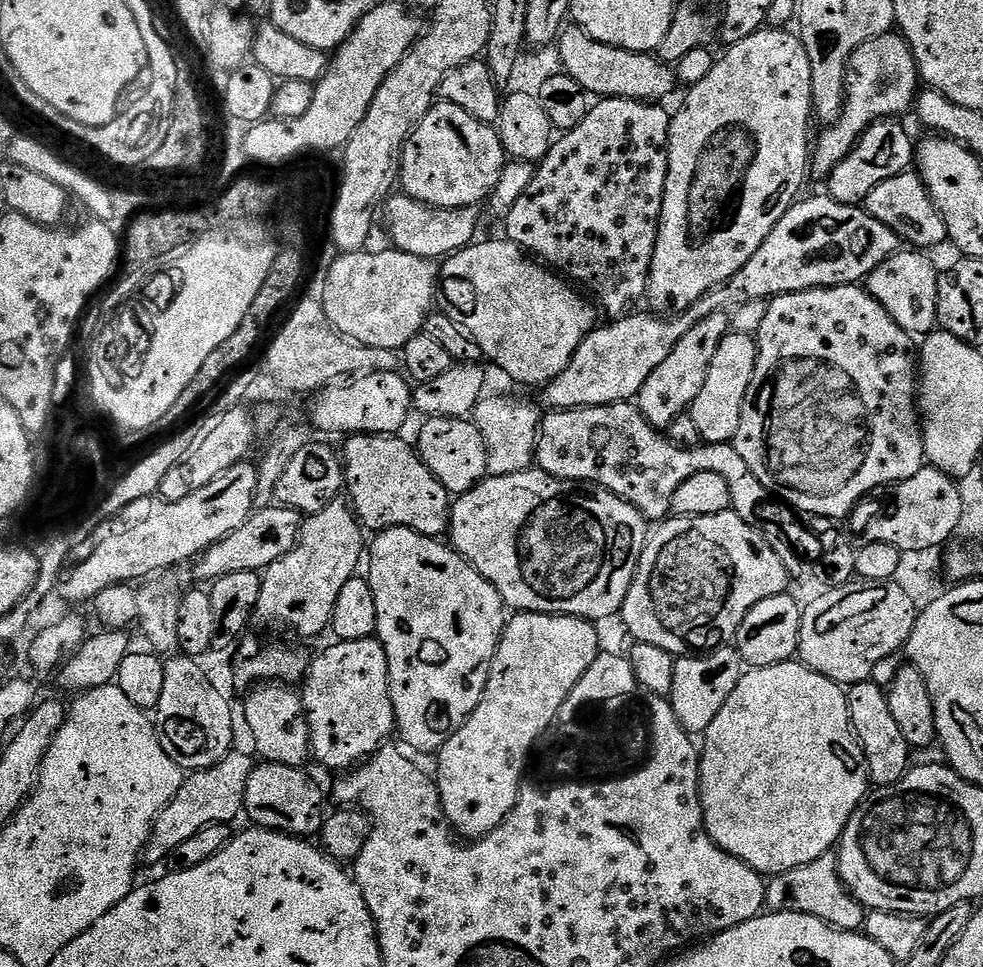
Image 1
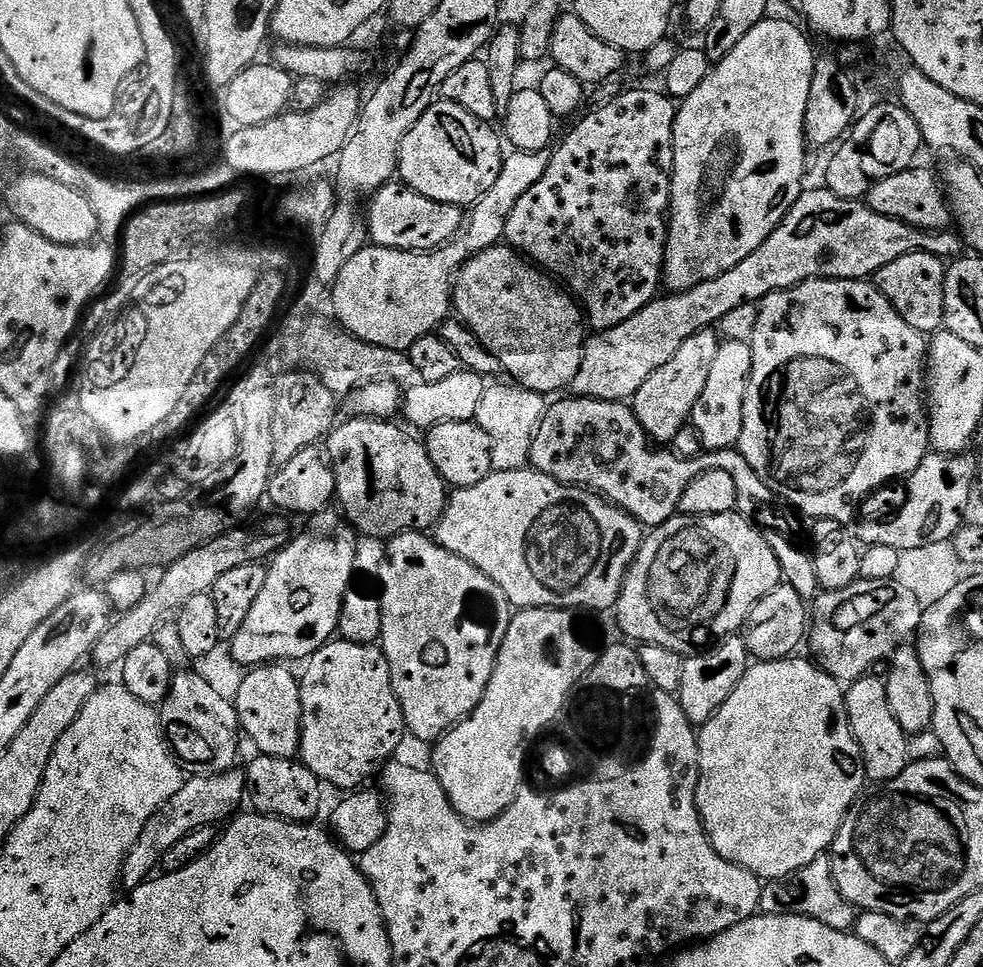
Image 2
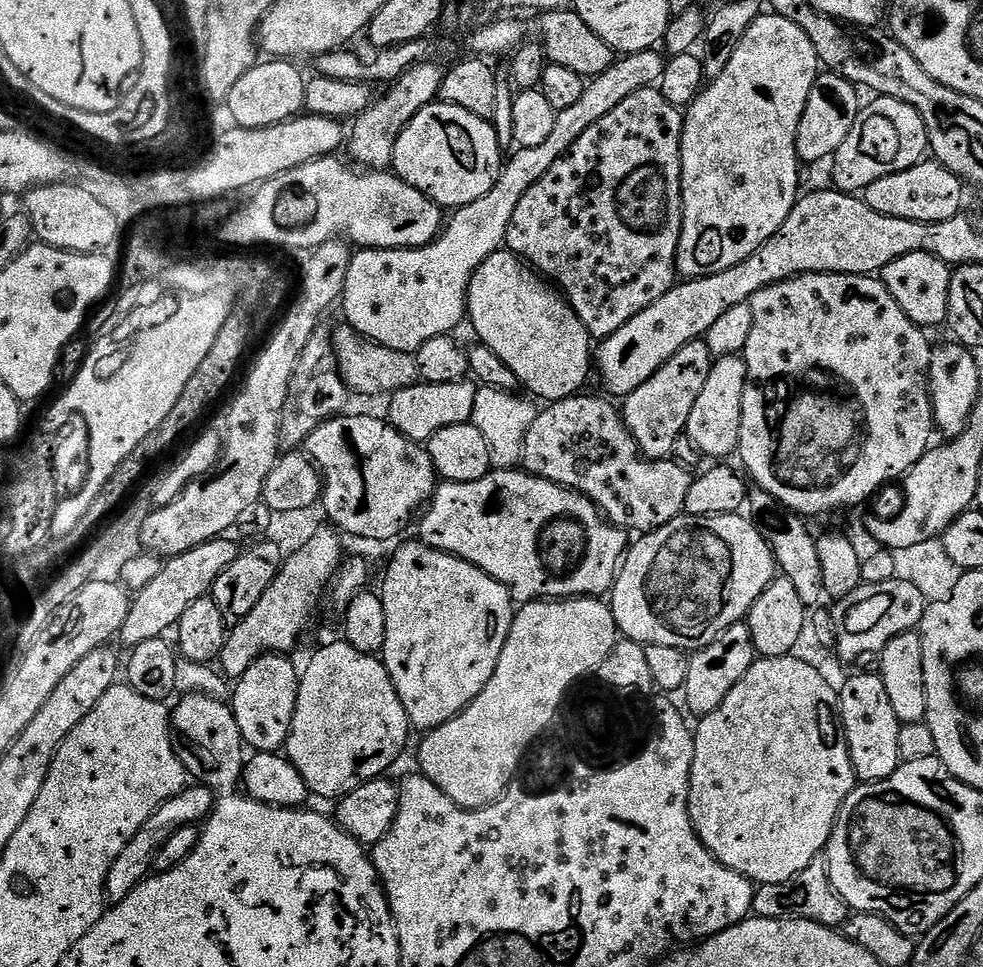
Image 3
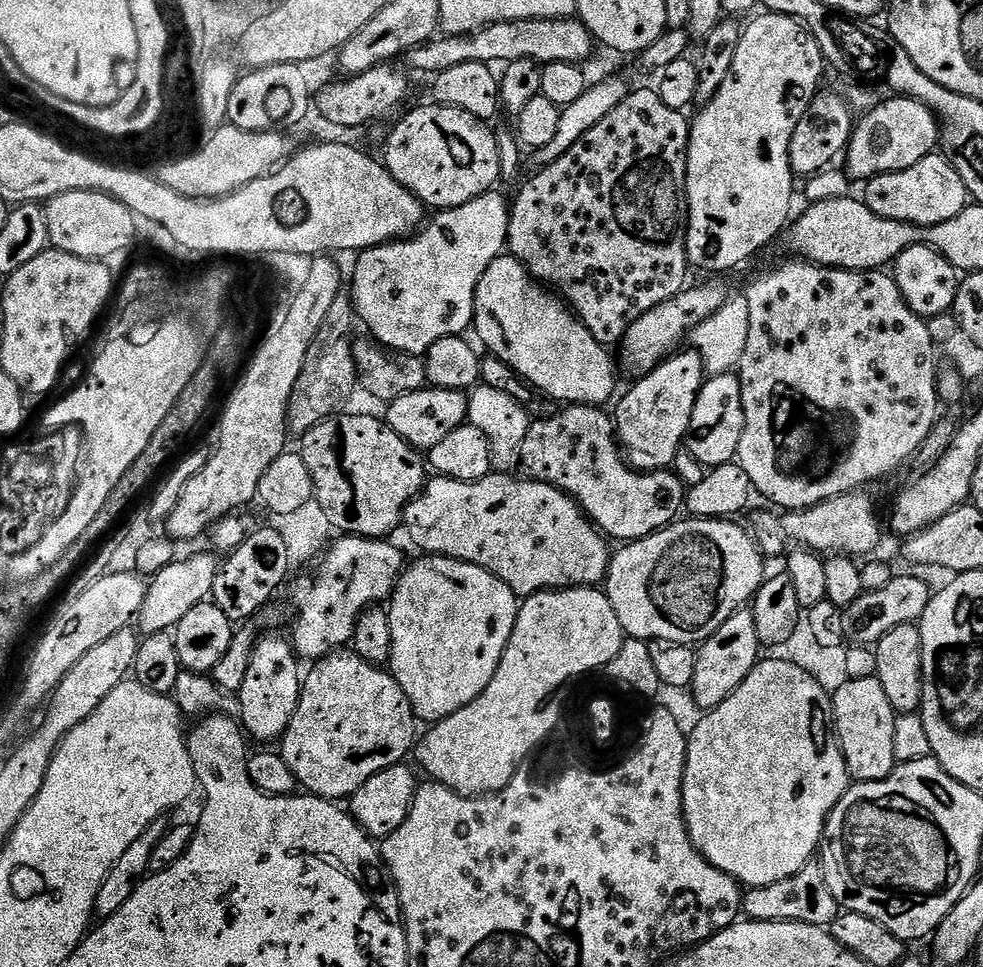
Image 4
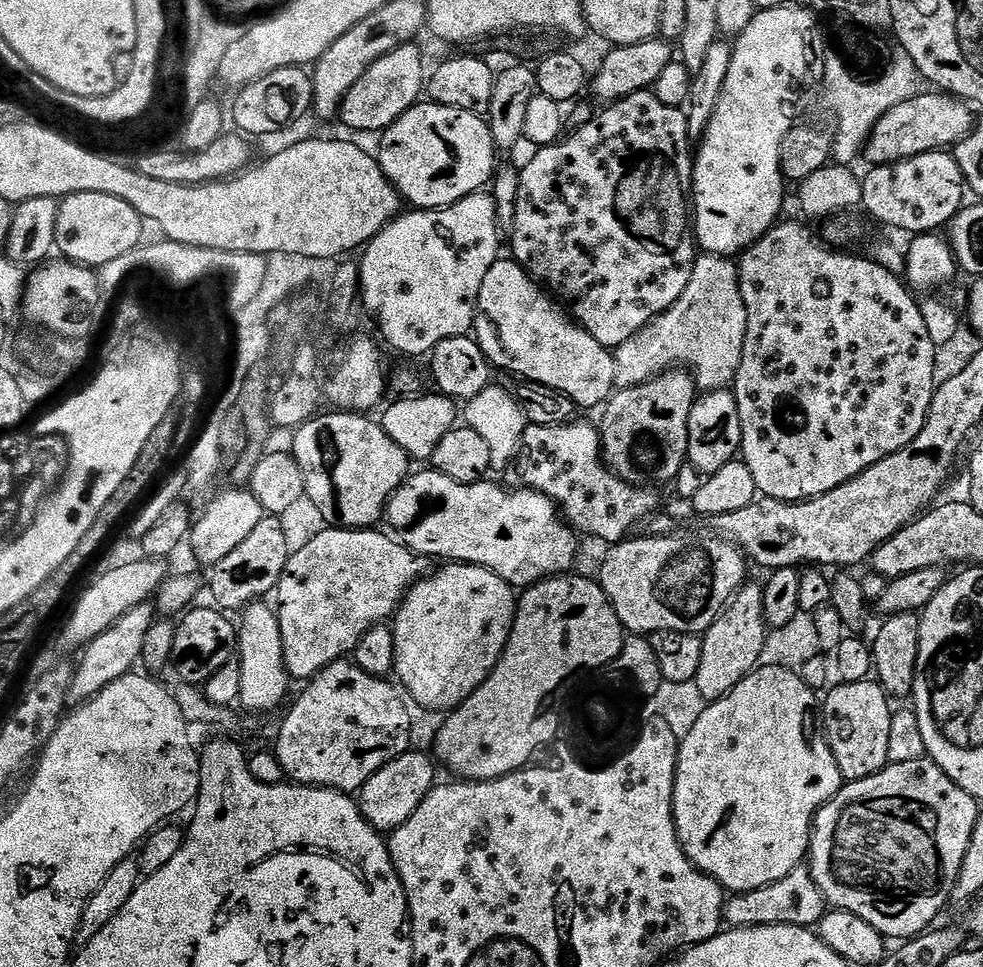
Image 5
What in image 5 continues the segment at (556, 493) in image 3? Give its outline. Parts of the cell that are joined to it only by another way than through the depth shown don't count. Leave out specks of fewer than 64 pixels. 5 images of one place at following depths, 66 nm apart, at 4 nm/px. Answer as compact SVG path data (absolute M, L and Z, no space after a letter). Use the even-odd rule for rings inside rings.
M427 471L417 476L416 473L409 475L404 485L388 501L386 509L387 527L411 552L429 558L437 556L440 562L477 564L498 574L498 578L516 590L527 590L541 580L563 576L575 569L572 567L576 564L576 551L581 541L572 525L560 515L556 503L546 494L521 487L517 487L516 492L507 492L496 484L488 484L487 479L479 480L477 484L459 484L454 482L454 478L446 478L446 474Z

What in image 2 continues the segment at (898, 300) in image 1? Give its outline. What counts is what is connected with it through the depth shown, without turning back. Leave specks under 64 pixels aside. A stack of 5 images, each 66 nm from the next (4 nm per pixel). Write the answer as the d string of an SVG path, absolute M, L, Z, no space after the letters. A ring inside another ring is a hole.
M911 252L890 266L882 266L874 277L874 283L886 299L898 310L914 330L935 334L944 328L944 273L946 264L941 257L925 252Z

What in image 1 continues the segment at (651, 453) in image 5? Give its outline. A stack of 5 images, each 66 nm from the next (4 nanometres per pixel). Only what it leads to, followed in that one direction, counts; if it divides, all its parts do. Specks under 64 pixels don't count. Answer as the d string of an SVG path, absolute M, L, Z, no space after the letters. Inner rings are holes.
M727 311L710 314L710 318L702 318L698 326L690 326L686 334L682 334L682 342L670 350L666 362L646 378L646 386L642 386L638 397L638 407L646 422L661 430L668 430L673 422L691 409L694 398L702 394L702 386L706 382L706 374L710 370L710 362L714 362L714 354L718 346L722 346L722 338L730 331L730 316Z

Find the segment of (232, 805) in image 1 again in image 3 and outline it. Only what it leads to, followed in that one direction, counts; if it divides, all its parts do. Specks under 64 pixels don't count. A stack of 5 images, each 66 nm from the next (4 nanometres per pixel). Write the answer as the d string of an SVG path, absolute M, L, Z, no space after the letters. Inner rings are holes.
M203 786L192 787L185 787L184 791L179 792L174 799L165 802L144 823L142 830L138 830L138 834L134 834L134 838L126 846L126 850L122 850L122 854L118 854L118 858L114 858L114 866L110 866L110 874L104 883L104 890L109 901L119 902L130 898L130 894L134 894L136 887L153 871L158 850L162 850L162 846L166 846L170 834L174 834L176 830L199 825L212 815L213 789Z

